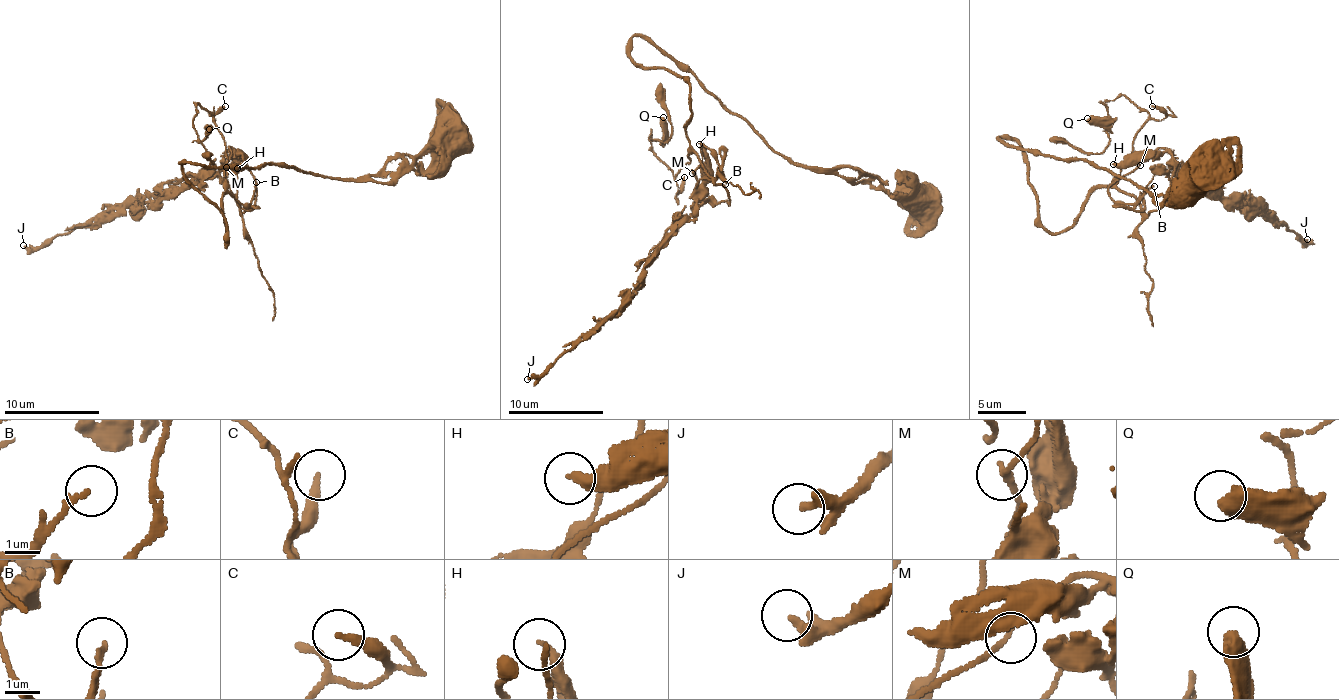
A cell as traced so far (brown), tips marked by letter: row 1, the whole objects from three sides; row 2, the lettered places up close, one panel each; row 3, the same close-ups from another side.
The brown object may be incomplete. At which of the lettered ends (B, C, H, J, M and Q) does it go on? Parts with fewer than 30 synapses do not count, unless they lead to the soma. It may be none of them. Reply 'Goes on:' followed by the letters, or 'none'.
Goes on: none

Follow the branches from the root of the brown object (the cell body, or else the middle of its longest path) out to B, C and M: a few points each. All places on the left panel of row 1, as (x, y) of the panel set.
B: (450, 138), (354, 179), (182, 165), (220, 212), (226, 245), (223, 193), (248, 210), (256, 182)
C: (450, 138), (354, 179), (185, 161), (184, 176), (223, 216), (226, 245), (228, 159), (212, 121), (225, 106)
M: (450, 138), (354, 179), (185, 161), (184, 176), (223, 216), (226, 245), (223, 193), (250, 205), (226, 167)

